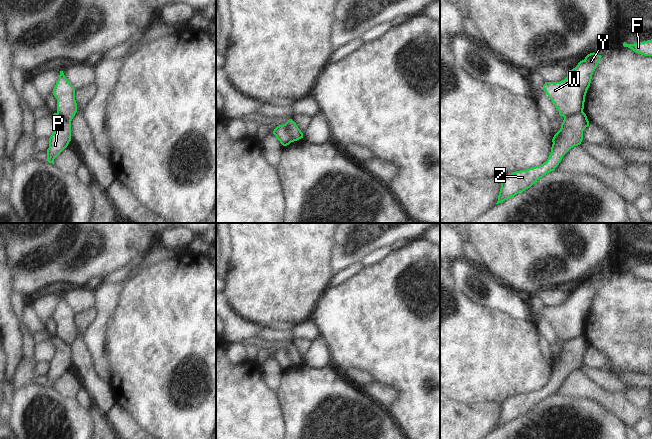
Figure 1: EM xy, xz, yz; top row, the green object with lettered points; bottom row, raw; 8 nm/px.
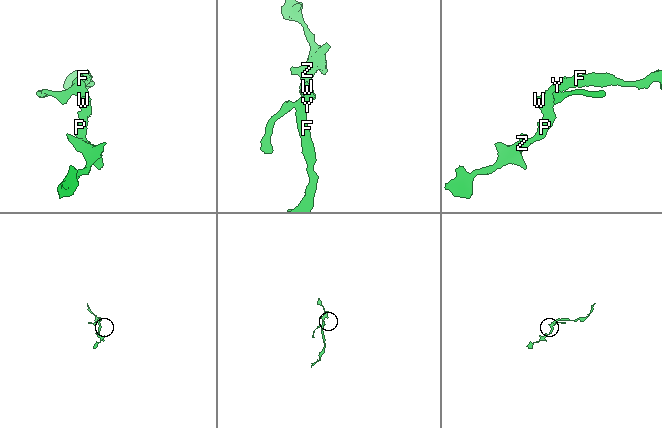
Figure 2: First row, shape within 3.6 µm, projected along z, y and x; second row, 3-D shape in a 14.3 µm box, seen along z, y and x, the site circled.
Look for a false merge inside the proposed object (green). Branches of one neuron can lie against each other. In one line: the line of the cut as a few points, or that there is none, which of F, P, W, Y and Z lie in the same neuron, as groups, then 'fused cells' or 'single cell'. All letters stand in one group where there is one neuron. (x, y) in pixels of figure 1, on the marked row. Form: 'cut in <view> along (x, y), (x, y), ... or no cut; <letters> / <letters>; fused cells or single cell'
cut in yz along (582, 110), (564, 118); F W Y / P Z; fused cells

